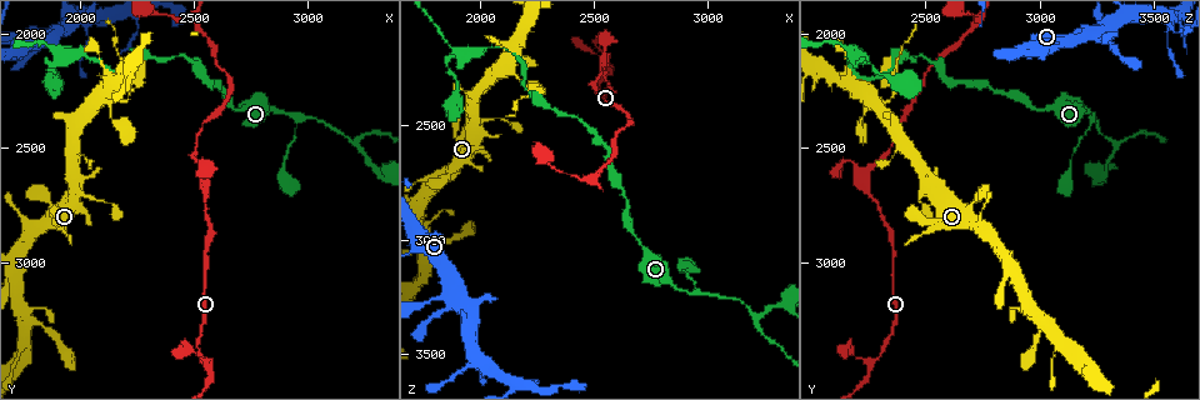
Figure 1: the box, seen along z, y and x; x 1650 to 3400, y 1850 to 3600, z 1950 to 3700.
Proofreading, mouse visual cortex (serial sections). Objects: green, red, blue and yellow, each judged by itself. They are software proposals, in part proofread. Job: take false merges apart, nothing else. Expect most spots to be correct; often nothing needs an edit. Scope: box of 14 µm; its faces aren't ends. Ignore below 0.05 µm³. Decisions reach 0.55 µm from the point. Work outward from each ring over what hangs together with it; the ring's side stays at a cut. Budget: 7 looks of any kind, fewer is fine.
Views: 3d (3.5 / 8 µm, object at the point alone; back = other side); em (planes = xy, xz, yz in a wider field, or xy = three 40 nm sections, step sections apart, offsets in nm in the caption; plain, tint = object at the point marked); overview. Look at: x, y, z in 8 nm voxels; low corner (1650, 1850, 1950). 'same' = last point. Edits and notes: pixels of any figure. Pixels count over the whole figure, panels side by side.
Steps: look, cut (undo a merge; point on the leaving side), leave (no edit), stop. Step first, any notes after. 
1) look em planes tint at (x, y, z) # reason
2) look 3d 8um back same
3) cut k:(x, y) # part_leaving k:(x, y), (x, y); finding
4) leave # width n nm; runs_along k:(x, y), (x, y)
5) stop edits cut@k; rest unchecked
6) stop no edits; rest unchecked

look 3d 3.5um at (2960, 2370, 3220) # narrows sharply

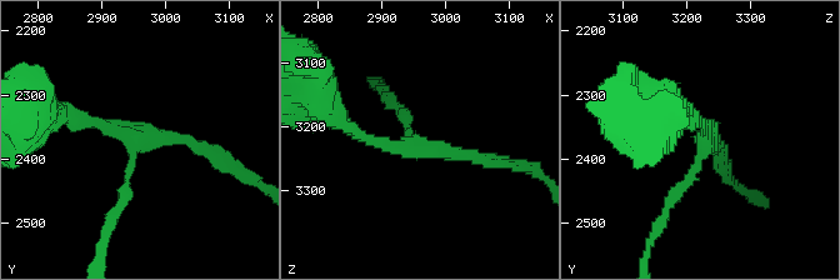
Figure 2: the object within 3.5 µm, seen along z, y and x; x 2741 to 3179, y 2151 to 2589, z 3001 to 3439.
look em xy step 1 tint at (2945, 2365, 3225) # arms 3; arm_widths 150, 150, 200 nm; shape alone is not enough

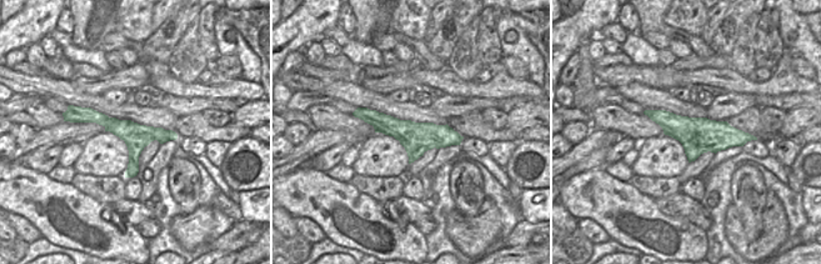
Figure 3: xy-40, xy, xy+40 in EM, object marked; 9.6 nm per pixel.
leave # all the same cell

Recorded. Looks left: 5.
look 3d 3.5um at (3200, 2470, 3330) # three arms meet

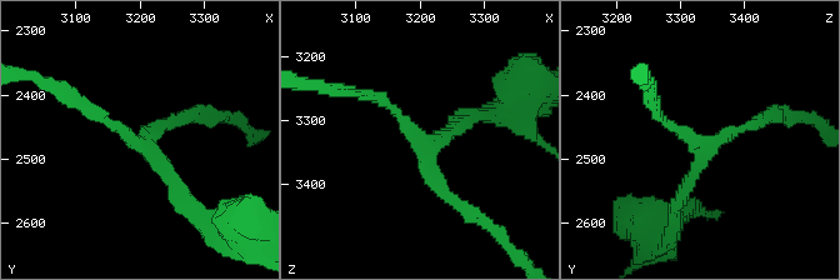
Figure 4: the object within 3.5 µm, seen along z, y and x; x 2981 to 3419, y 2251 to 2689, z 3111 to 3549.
look em xy step 5 tint at (3200, 2480, 3340) # arms 3; arm_widths 150, 150, 200 nm

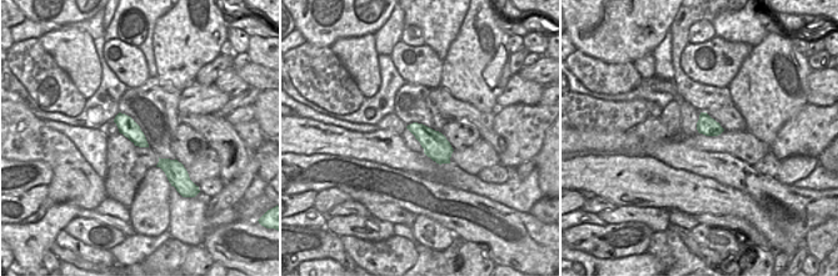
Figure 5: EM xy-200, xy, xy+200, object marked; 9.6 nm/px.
leave # width 240 nm; runs_along 4:(86, 109), (140, 144), (190, 205); continuous, no second cell

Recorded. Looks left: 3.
look 3d 8um at (2470, 2100, 2500) # thick turns thin

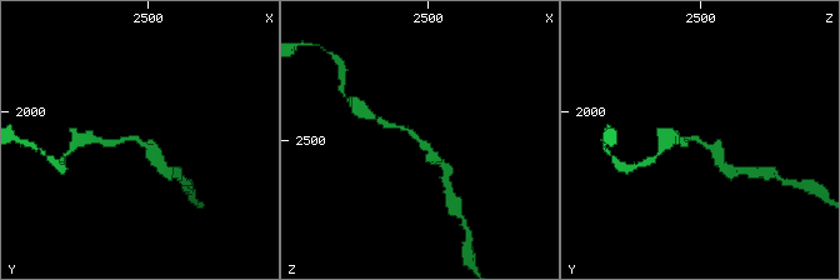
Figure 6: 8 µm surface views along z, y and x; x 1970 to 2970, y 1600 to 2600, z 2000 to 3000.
look em xy step 2 tint at (2480, 2110, 2510)

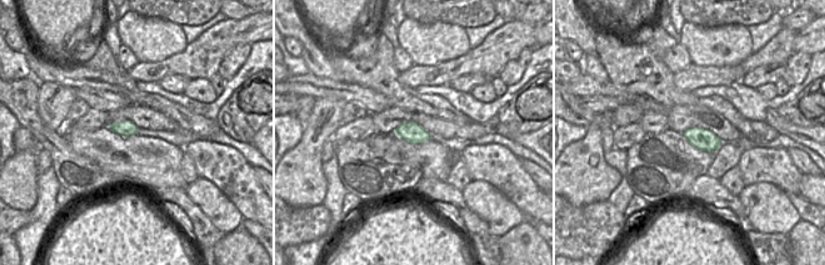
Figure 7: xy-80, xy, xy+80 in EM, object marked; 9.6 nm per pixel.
leave # width 200 nm; runs_along 6:(438, 160), (411, 131), (390, 126); all the same cell

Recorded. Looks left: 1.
stop no edits; rest unchecked

